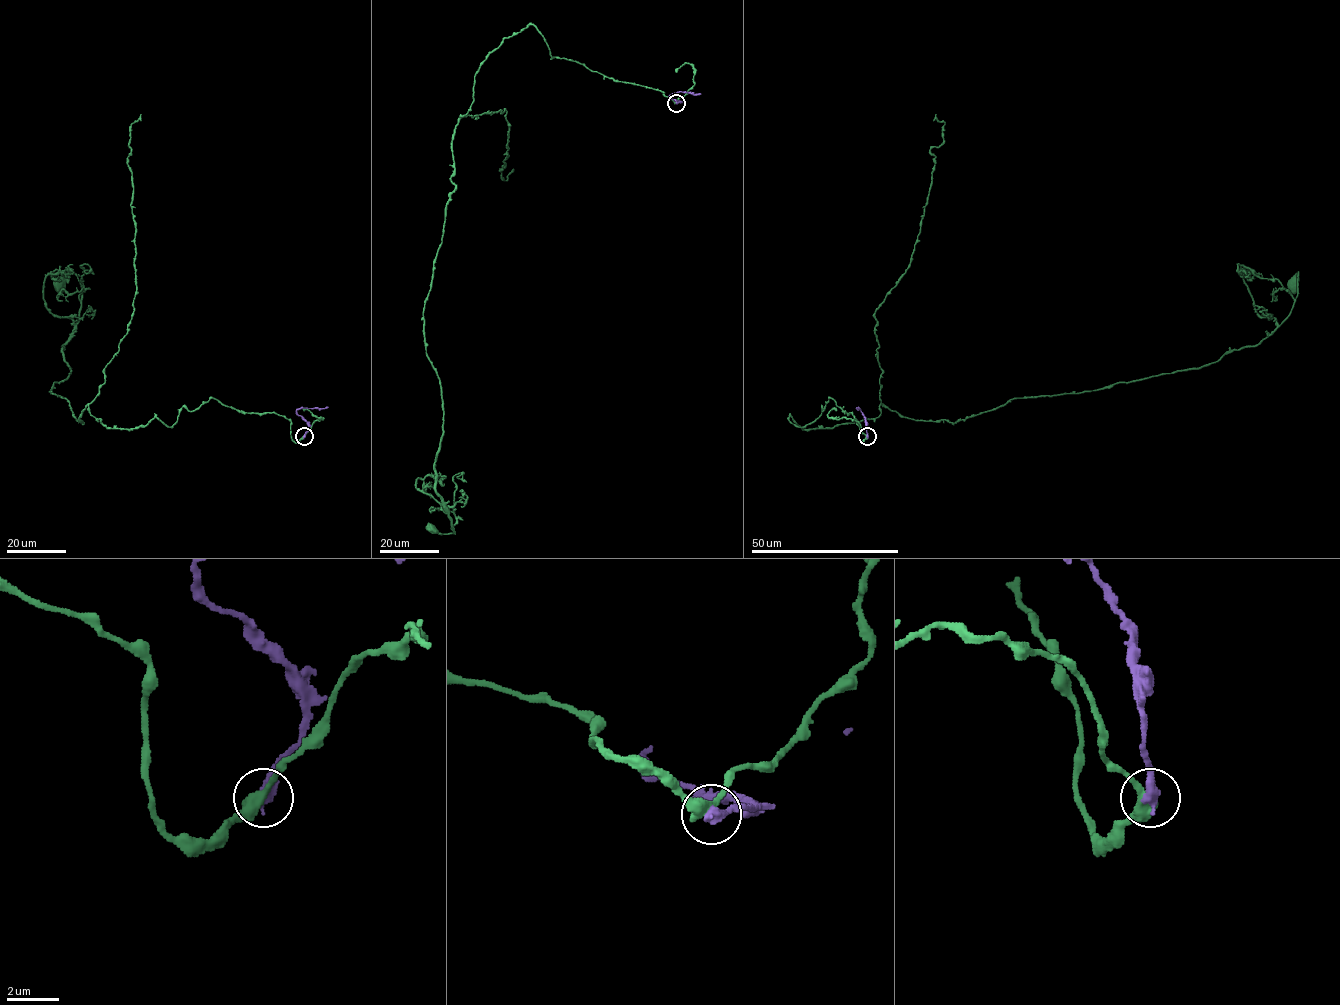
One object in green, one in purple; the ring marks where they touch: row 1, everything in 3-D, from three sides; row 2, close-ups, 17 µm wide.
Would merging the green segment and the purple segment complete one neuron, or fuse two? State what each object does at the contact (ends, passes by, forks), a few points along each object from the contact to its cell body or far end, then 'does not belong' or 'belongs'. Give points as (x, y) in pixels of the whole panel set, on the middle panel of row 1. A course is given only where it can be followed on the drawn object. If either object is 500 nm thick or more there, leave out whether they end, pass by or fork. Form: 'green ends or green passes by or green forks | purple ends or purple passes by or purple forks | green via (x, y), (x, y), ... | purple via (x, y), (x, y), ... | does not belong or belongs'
green passes by | purple ends | green via (676, 102), (551, 56), (532, 24), (480, 66), (423, 311), (443, 401), (435, 492), (454, 533), (431, 527) | purple via (676, 102), (681, 102), (669, 96), (680, 91), (700, 93) | does not belong

